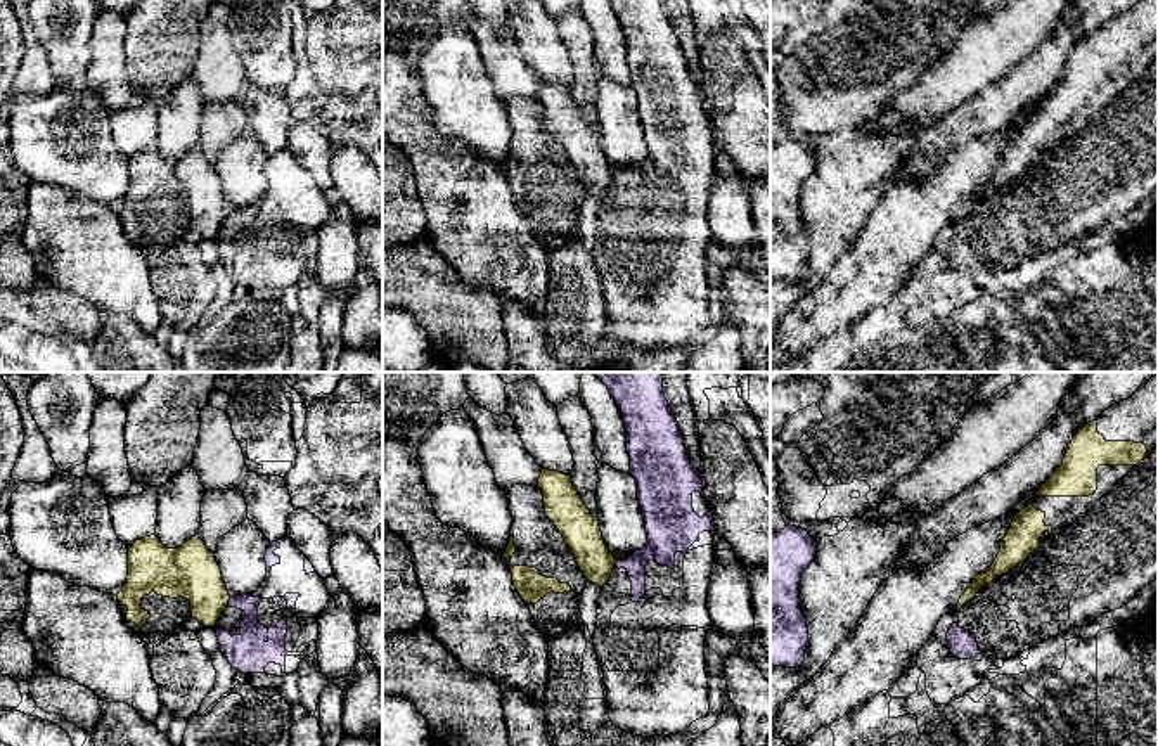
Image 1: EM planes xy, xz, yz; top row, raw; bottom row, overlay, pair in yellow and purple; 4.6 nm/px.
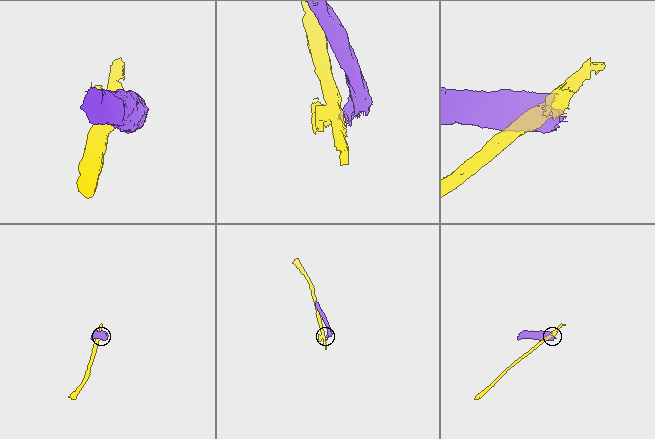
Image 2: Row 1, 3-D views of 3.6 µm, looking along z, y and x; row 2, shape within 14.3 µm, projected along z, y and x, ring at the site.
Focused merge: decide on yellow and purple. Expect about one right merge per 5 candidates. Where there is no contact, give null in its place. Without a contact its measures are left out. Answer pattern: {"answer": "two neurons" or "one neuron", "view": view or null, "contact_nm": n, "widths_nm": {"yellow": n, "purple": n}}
{"answer": "two neurons", "view": "xy", "contact_nm": 50, "widths_nm": {"yellow": 260, "purple": 180}}

